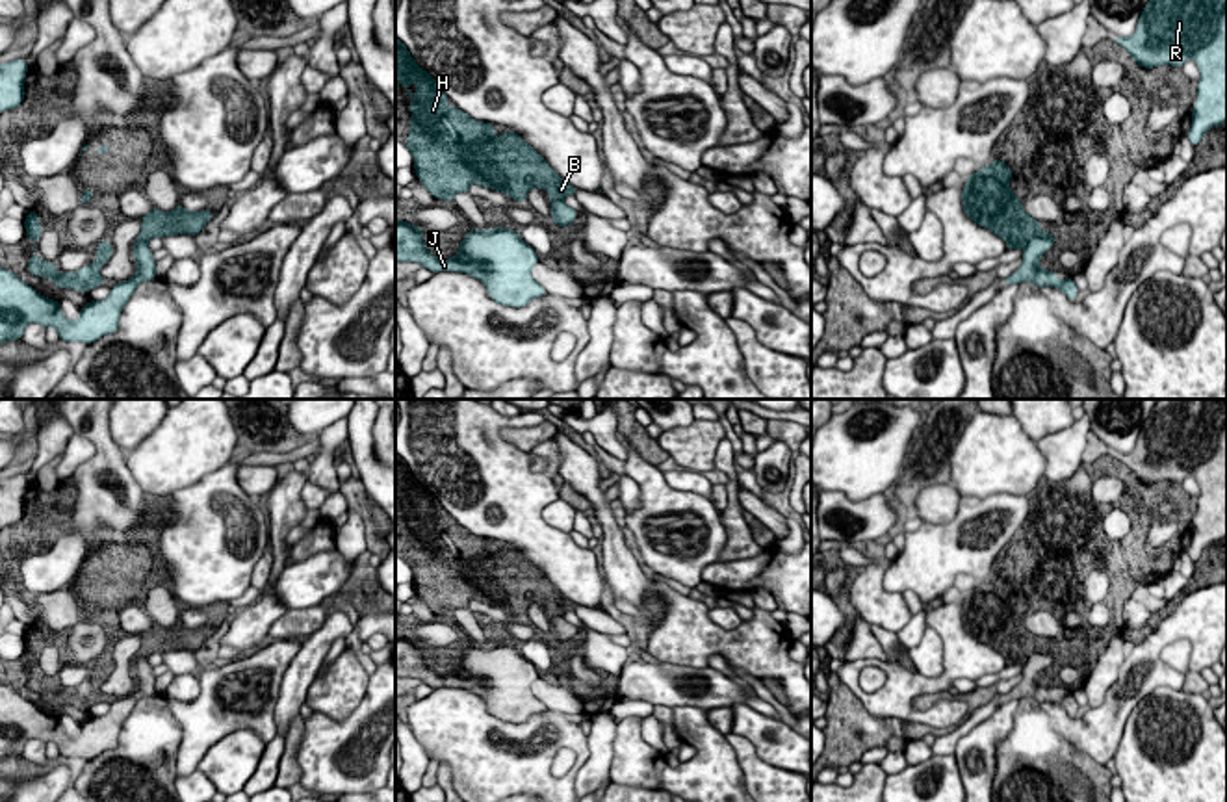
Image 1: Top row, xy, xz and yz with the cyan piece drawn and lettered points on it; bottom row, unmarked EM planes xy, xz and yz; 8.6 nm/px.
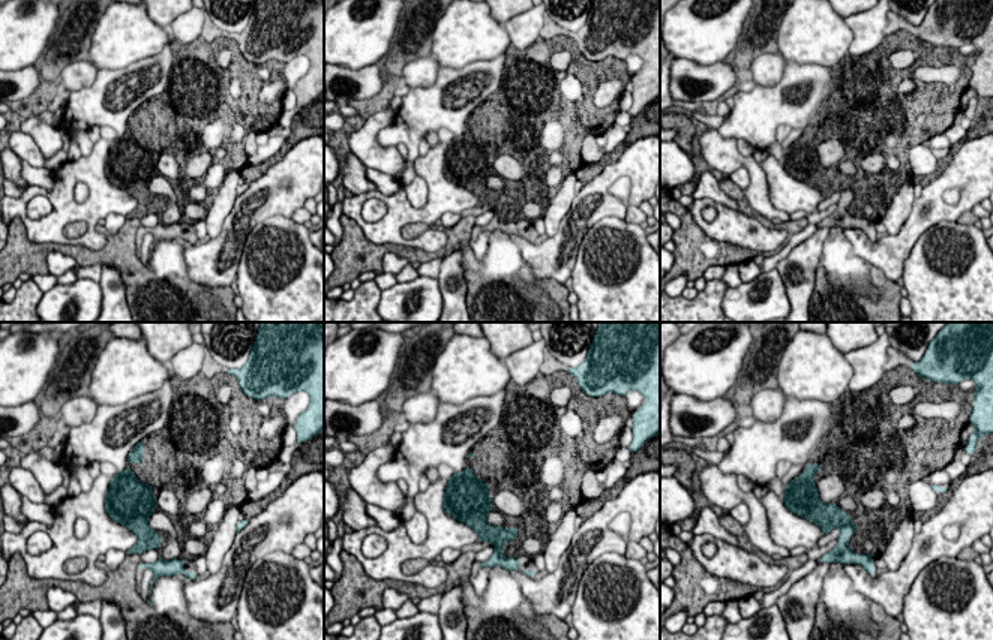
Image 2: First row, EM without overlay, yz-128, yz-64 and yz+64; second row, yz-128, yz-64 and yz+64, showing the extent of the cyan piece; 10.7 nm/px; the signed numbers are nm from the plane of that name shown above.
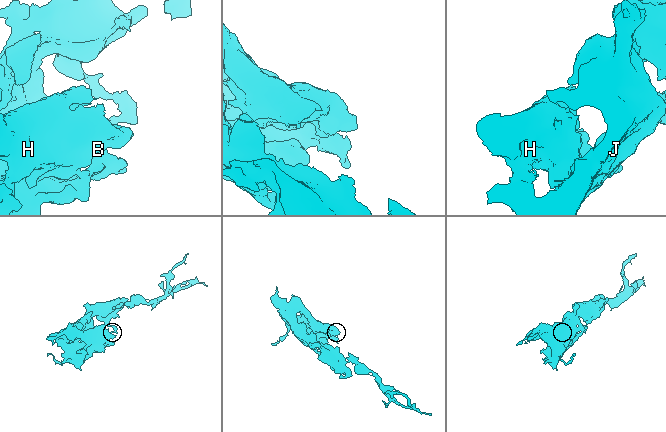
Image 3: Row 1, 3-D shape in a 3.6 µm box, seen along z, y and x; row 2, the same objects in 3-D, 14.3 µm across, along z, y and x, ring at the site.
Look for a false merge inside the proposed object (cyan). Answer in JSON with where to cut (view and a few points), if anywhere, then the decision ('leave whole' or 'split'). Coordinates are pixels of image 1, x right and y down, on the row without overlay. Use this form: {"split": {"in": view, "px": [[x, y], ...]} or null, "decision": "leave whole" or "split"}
{"split": {"in": "yz", "px": [[1040, 646], [1025, 659]]}, "decision": "split"}

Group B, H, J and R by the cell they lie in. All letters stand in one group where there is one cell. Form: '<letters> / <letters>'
B H / J R

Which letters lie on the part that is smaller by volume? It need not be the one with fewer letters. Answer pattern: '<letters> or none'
B, H

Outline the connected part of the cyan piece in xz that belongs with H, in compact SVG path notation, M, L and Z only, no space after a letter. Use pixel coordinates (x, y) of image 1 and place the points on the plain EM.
M395 453L395 499L399 498L403 505L414 498L420 499L414 507L408 505L408 525L412 531L408 537L407 564L414 572L418 596L434 614L453 618L453 613L468 609L471 600L501 607L518 618L525 618L533 603L548 607L551 616L562 616L575 609L577 603L564 598L538 566L527 561L514 546L496 553L492 538L475 537L462 525L449 524L449 512Z

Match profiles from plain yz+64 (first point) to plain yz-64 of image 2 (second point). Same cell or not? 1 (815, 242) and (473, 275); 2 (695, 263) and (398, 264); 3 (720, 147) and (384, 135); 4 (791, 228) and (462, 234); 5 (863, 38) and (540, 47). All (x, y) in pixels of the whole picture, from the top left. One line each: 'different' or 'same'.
1: different
2: different
3: different
4: same
5: different

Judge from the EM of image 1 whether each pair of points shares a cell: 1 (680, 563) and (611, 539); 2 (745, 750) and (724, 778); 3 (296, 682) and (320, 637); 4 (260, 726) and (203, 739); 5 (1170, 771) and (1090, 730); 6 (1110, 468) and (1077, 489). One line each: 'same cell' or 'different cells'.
1: different cells
2: different cells
3: same cell
4: same cell
5: different cells
6: same cell

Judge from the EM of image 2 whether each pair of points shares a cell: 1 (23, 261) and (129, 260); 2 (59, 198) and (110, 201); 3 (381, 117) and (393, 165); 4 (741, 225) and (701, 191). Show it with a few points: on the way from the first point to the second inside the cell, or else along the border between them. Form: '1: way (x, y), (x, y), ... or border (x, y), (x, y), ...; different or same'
1: way (50, 248), (75, 251), (84, 257), (102, 257); same
2: way (71, 209), (93, 209), (98, 204); same
3: way (371, 129), (371, 143), (381, 153); same
4: border (695, 198), (711, 198), (740, 212); different

